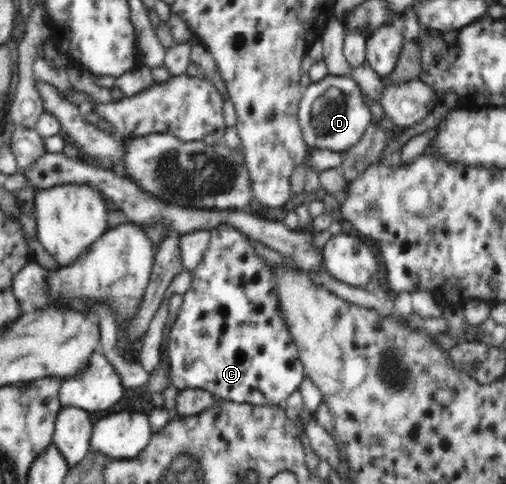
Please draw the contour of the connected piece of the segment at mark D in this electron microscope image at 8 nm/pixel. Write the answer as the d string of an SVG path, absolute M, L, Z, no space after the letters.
M329 74L320 82L304 88L297 116L304 140L310 148L343 152L360 142L366 129L375 122L363 95L357 82L348 75Z

